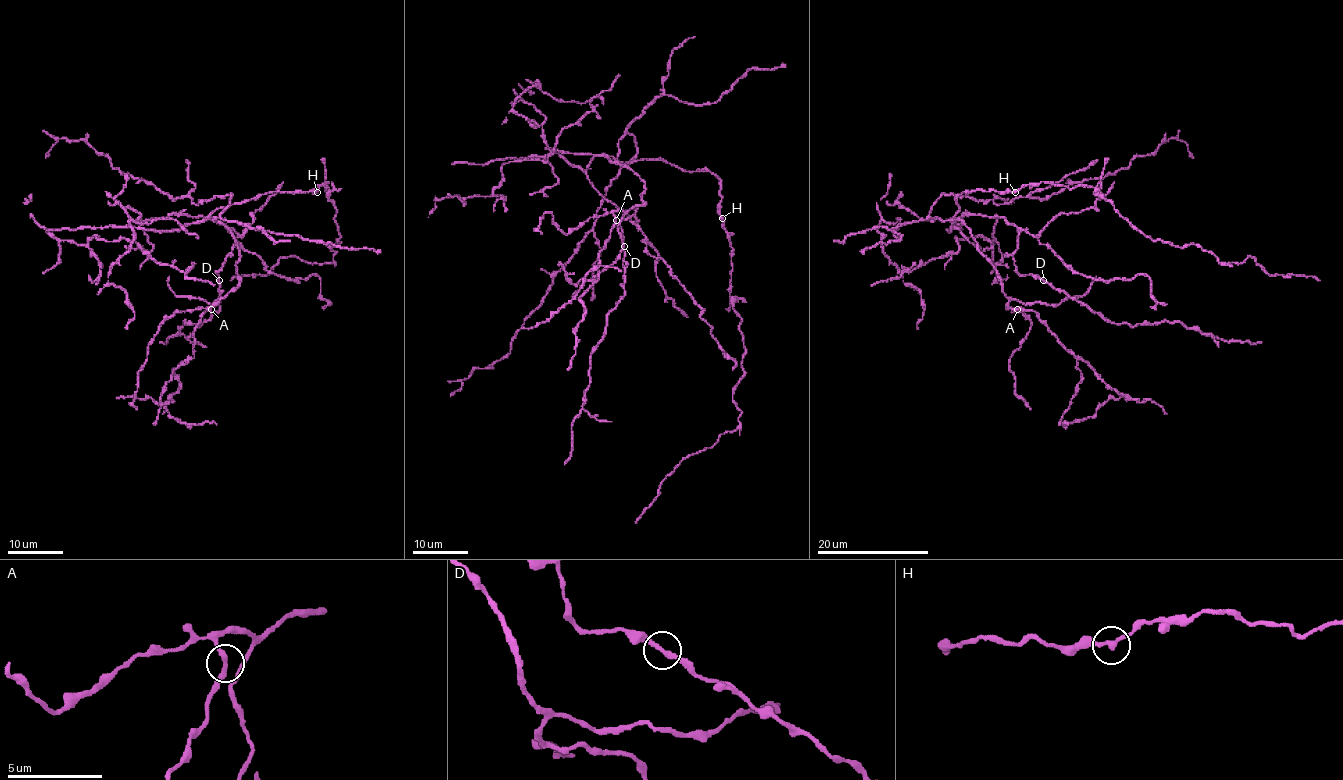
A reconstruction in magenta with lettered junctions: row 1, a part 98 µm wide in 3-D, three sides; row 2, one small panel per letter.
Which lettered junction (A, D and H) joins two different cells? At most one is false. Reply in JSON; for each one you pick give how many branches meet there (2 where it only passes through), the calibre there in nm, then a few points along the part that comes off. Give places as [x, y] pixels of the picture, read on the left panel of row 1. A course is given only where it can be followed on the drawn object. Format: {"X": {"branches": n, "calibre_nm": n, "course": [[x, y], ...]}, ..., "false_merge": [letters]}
{"false_merge": []}

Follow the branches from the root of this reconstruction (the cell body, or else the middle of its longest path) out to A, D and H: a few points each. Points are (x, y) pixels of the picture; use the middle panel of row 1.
A: (632, 161), (609, 157), (625, 164), (645, 184), (643, 203), (614, 211), (616, 220)
D: (632, 161), (549, 147), (580, 168), (632, 221), (639, 221), (634, 216), (620, 221), (624, 246)
H: (632, 161), (663, 159), (687, 171), (710, 171), (720, 181), (721, 218)

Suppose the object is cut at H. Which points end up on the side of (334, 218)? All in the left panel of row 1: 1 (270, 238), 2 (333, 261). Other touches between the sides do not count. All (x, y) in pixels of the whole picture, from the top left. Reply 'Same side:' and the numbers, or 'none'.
Same side: 2

